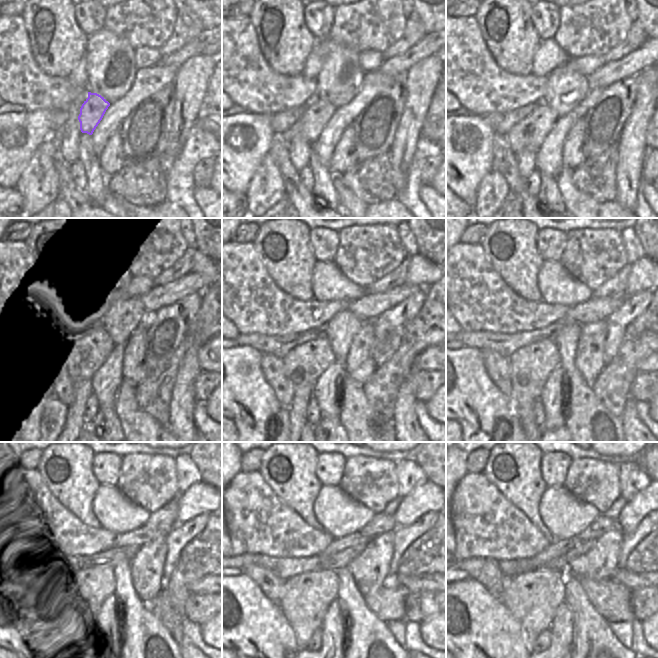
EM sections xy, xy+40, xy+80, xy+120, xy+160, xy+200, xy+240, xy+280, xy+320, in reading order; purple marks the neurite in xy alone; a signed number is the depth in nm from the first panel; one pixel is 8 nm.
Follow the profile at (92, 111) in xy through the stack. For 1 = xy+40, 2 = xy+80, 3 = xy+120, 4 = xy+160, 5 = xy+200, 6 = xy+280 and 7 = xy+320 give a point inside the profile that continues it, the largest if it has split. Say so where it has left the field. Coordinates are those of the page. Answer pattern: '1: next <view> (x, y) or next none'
1: next xy+40 (317, 113)
2: next xy+80 (529, 135)
3: next xy+120 (79, 364)
4: next xy+160 (303, 366)
5: next xy+200 (530, 367)
6: next xy+280 (307, 597)
7: next xy+320 (533, 598)

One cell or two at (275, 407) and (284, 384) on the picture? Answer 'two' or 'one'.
two

